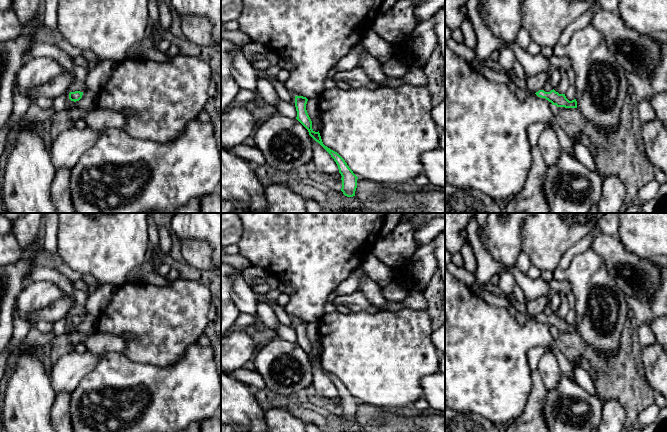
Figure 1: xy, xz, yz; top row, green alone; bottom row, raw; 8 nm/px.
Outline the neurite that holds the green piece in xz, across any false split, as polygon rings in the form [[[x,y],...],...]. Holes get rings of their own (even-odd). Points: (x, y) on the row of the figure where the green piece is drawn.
[[[295,96],[295,107],[297,111],[296,119],[308,130],[309,135],[316,142],[318,142],[334,159],[334,161],[338,166],[339,173],[342,176],[341,191],[345,196],[353,197],[355,196],[358,177],[353,173],[353,171],[349,168],[345,160],[337,152],[331,150],[330,148],[328,148],[323,144],[319,131],[315,132],[312,129],[312,121],[306,110],[307,101],[308,99],[306,97]]]

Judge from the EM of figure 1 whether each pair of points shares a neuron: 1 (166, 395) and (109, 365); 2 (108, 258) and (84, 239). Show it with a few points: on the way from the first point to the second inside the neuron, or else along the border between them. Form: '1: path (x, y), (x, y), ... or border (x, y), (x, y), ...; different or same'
1: path (152, 389), (143, 381), (125, 381), (123, 379); same
2: path (102, 252), (90, 240); same

